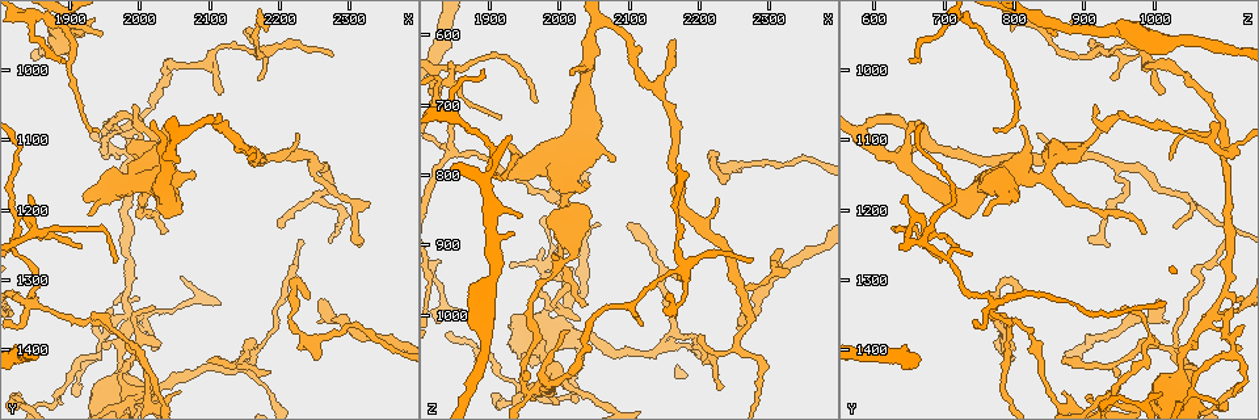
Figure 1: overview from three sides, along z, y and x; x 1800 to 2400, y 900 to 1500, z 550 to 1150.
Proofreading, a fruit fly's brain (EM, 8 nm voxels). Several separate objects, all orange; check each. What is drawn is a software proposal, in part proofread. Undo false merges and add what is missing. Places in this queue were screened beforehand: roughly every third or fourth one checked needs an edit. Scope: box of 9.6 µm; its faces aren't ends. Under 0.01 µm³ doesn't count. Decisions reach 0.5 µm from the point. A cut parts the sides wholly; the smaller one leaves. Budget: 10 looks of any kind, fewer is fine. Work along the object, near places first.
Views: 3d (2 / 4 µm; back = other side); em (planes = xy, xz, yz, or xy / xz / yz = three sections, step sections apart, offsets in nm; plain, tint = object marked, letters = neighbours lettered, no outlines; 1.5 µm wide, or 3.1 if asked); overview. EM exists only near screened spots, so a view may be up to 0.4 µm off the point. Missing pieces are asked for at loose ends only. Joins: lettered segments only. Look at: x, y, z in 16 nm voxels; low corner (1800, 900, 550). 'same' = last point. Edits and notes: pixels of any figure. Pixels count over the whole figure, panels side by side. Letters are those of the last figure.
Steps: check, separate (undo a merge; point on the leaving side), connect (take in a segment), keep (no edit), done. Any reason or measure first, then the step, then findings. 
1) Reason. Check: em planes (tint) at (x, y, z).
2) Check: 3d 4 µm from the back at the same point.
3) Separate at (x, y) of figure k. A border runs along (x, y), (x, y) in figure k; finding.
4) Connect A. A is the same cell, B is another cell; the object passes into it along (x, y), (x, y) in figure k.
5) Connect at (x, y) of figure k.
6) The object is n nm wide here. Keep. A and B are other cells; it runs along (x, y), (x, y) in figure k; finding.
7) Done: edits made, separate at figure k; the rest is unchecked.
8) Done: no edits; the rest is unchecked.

Tapers out. Check: 3d 2 µm at (2245, 1325, 795).

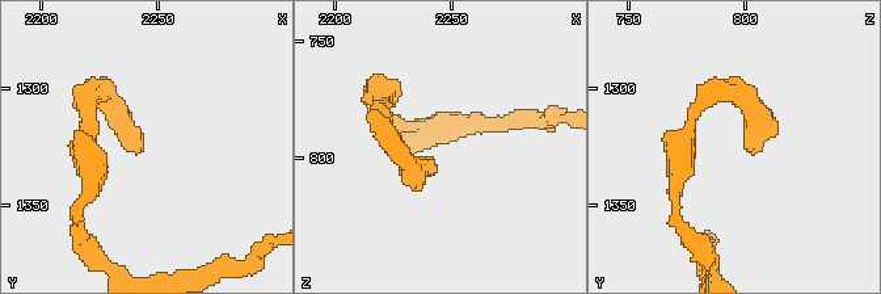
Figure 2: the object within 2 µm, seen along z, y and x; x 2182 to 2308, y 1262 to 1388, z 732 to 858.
Now the EM. Check: em yz step 4 (tint) at (2242, 1328, 801).

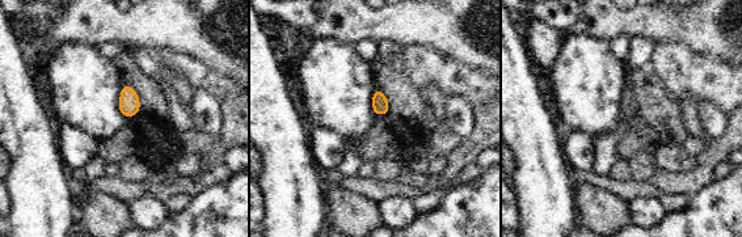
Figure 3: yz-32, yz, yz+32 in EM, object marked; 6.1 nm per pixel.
Check: em planes (letters) at the same point.

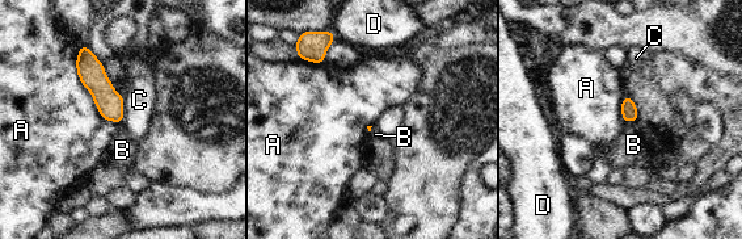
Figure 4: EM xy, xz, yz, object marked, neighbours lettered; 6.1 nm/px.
The longest contact is with A, 300 nm. Keep. A, B, C and D are other cells; a border runs along (75, 63), (78, 78), (96, 105) in figure 4; no lettered segment goes on from it.

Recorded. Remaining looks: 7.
An open end. Check: em yz step 8 (tint) at (2320, 1245, 910).

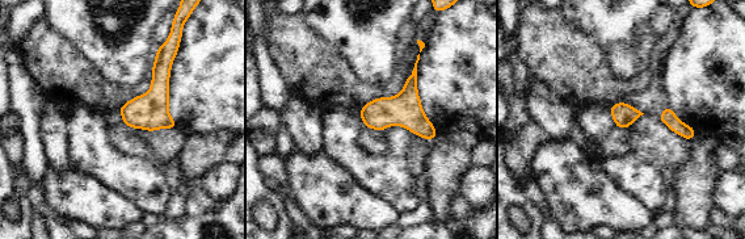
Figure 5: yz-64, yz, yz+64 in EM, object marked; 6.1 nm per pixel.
Cut it another way. Check: em planes (letters) at the same point.

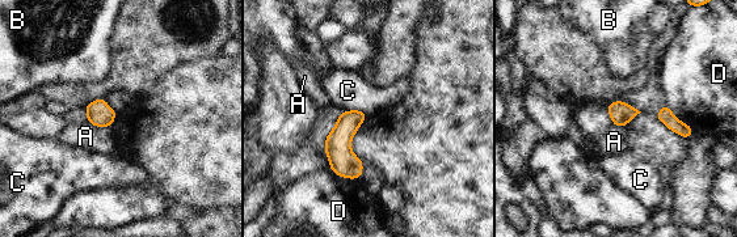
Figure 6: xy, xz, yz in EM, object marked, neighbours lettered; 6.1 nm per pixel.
Keep. A, B, C and D are other cells; a border runs along (341, 110), (362, 110), (367, 114) in figure 6; none of them fits.

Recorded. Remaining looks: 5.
Branch stops here. Check: em planes (plain) at (2225, 1090, 835).

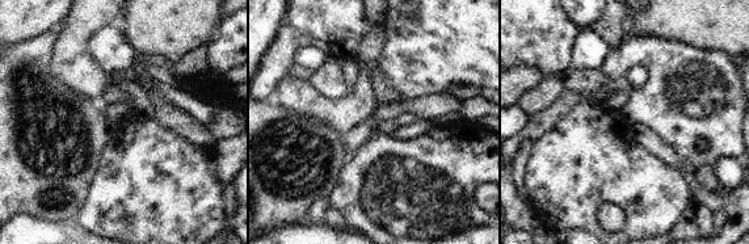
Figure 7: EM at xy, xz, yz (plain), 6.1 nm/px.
What lies round it. Check: em planes (letters) at the same point.

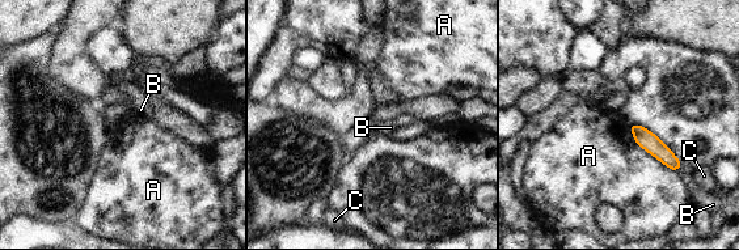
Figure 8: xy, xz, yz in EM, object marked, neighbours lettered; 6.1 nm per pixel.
Keep. A, B and C are other cells; it runs along (633, 128), (671, 161), (678, 164) in figure 8; no lettered segment goes on from it.

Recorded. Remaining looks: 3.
Free end. Check: em planes (tint) at (1980, 1110, 865).

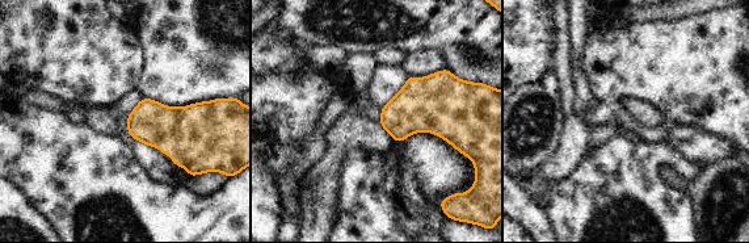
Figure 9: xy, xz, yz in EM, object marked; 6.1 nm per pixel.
Check: em planes (letters) at the same point.

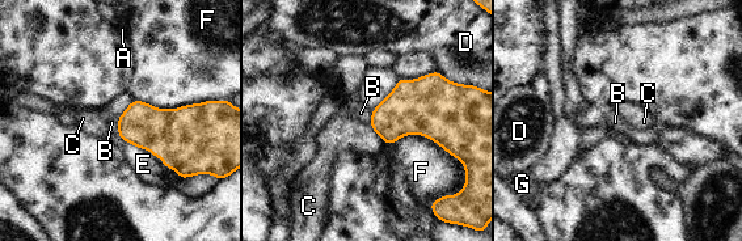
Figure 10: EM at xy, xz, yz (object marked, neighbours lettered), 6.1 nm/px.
The object is 240 nm wide here. Keep. A, B, C, D, E, F and G are other cells; none of them fits.

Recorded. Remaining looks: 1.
Done: no edits; the rest is unchecked.

